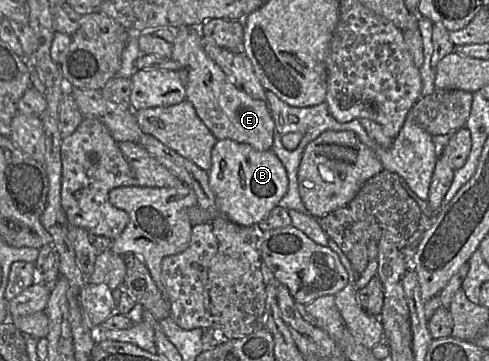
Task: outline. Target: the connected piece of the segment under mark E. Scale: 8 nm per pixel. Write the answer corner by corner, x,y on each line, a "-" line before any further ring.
185,26
176,30
176,39
171,58
181,64
188,72
186,100
192,103
199,118
217,140
230,139
248,144
258,151
271,150
276,131
267,102
251,97
234,85
223,70
205,52
203,48
203,35
199,27

